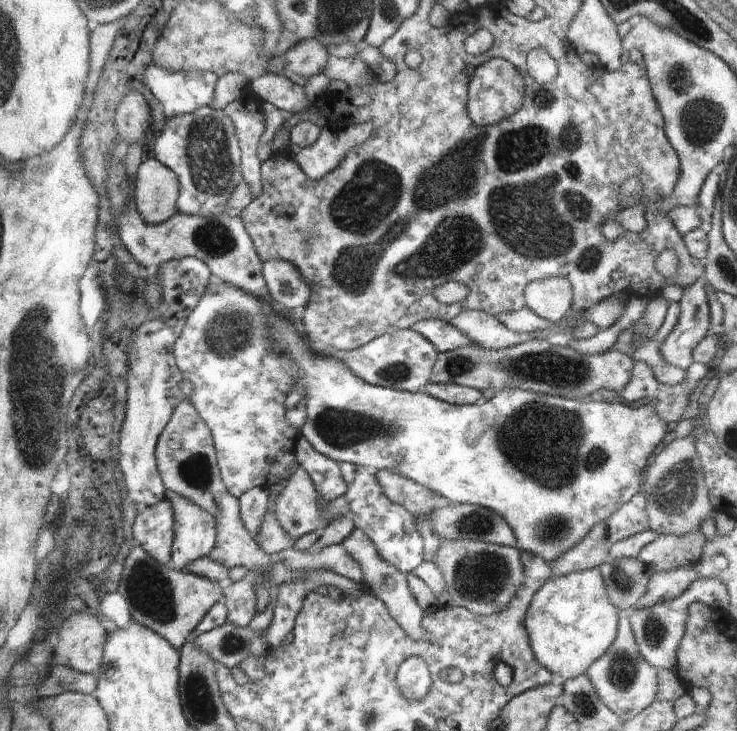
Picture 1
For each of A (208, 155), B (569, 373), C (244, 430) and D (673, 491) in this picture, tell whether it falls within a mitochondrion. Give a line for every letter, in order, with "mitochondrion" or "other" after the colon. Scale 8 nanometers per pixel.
A: mitochondrion
B: mitochondrion
C: other
D: mitochondrion

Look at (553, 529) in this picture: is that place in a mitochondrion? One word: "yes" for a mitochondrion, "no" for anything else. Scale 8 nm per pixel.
yes

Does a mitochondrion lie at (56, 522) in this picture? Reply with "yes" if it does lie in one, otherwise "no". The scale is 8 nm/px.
no

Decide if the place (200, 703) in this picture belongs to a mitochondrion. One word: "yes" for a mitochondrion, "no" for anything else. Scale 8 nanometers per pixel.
yes

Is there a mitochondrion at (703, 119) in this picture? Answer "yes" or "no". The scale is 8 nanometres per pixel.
yes

